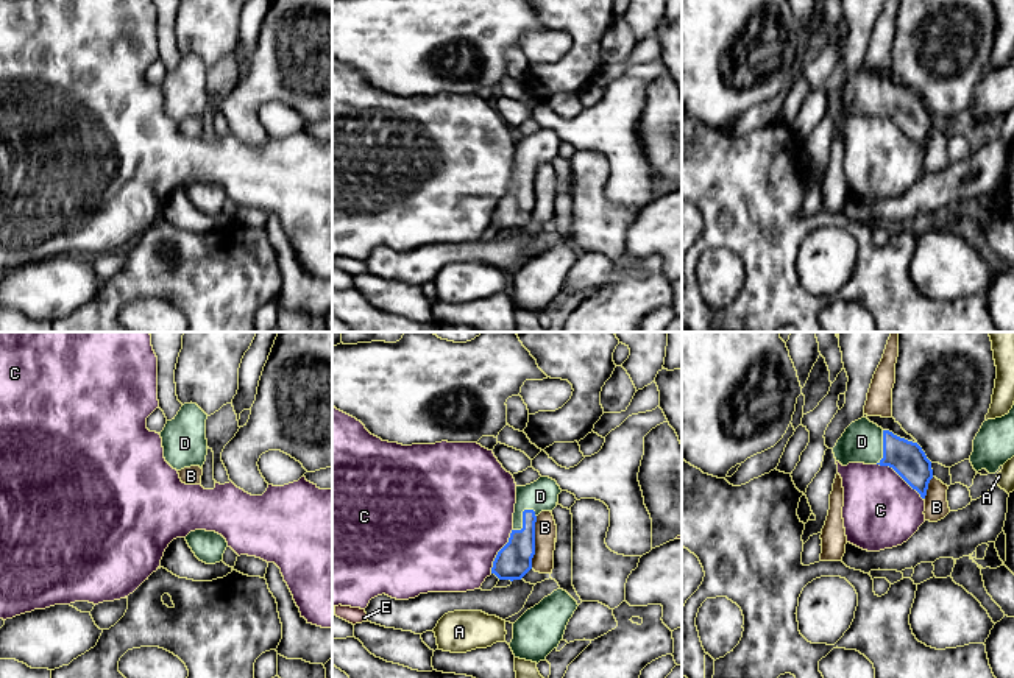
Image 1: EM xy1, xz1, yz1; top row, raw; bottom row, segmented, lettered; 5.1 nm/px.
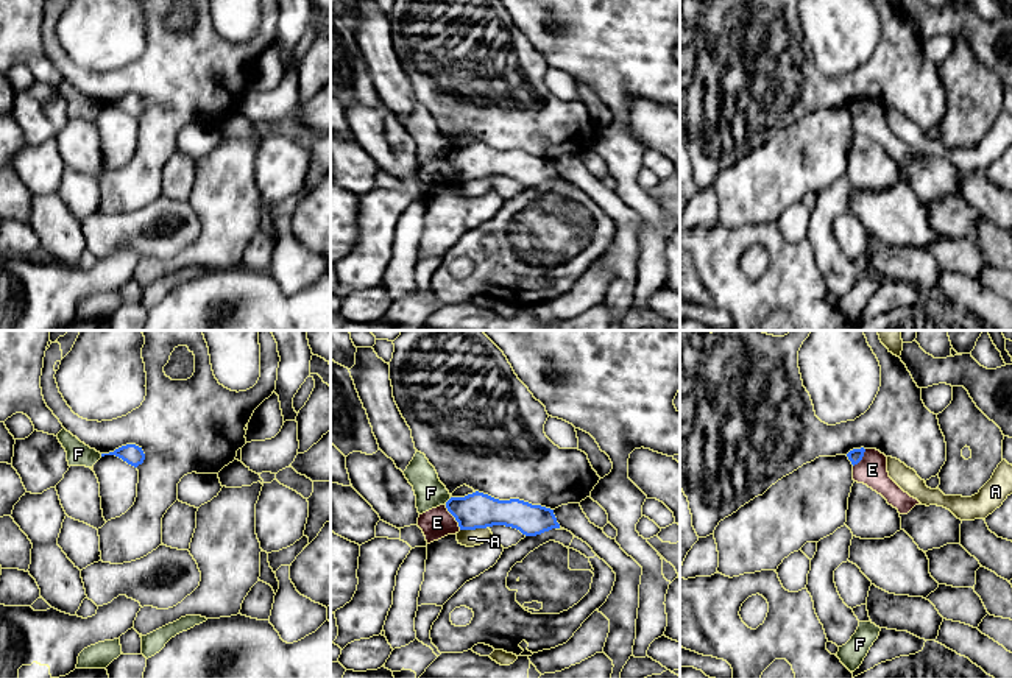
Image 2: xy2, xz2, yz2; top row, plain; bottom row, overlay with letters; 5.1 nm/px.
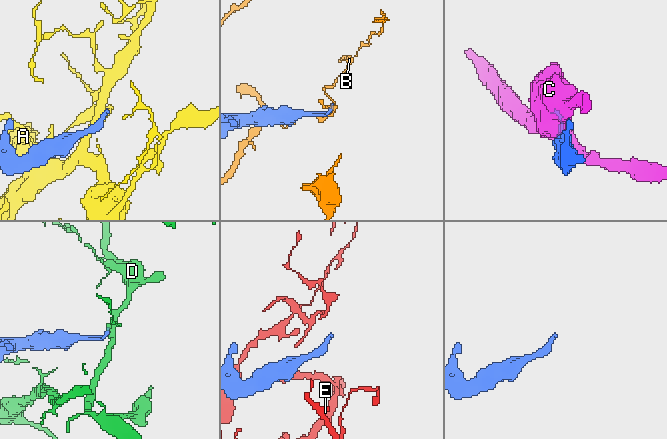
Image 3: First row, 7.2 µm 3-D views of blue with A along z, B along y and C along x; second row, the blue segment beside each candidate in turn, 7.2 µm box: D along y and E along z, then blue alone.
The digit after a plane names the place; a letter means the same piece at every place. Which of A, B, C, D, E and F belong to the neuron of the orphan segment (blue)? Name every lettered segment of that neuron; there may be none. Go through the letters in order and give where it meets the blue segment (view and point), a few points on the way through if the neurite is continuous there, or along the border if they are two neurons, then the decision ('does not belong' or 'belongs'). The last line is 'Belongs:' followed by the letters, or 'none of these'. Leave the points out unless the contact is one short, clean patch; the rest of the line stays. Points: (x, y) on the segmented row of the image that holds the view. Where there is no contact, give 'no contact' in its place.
A: meets blue in xz2 at (473, 529); does not belong
B: meets blue in xz1 at (534, 543); does not belong
C: meets blue in yz1 at (900, 476); does not belong
D: meets blue in xz1 at (523, 519); runs through xz1 (514, 560), (521, 547), (523, 519), (523, 512), (540, 496); belongs
E: meets blue in xz2 at (454, 516); border along xz2 (445, 505), (460, 529); does not belong
F: meets blue in xz2 at (448, 501); border along xz2 (451, 497), (445, 504); does not belong
Belongs: D

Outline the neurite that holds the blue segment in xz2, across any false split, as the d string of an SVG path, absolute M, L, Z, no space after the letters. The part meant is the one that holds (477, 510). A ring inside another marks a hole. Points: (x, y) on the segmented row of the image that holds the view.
M479 491L465 497L451 497L446 508L458 522L460 530L505 525L525 536L536 536L560 528L550 508L519 499L499 500Z

